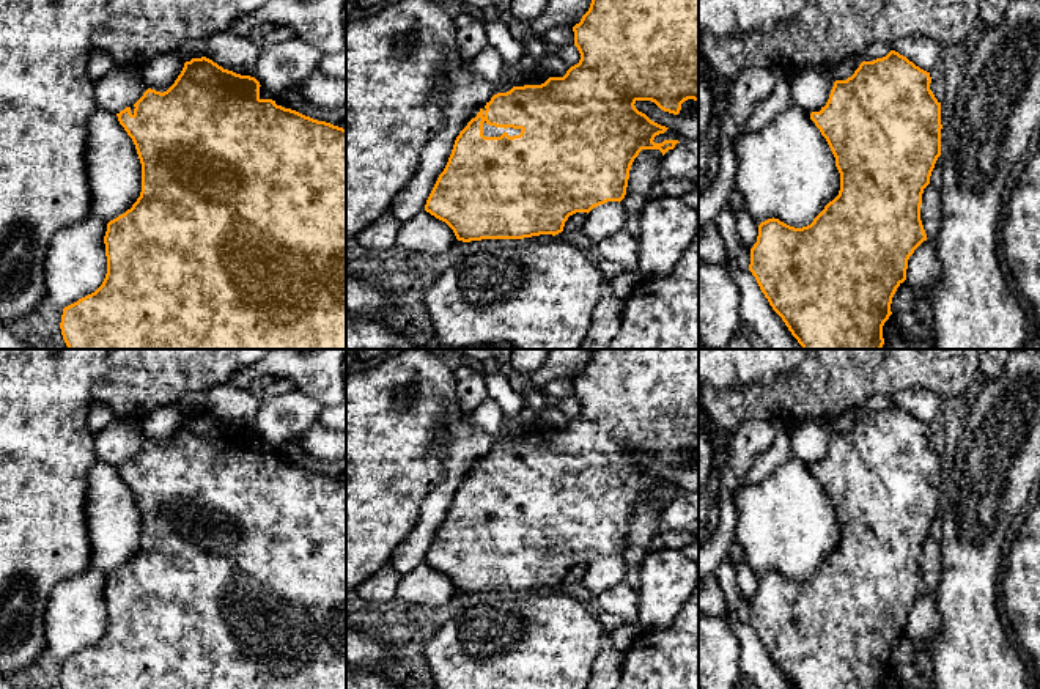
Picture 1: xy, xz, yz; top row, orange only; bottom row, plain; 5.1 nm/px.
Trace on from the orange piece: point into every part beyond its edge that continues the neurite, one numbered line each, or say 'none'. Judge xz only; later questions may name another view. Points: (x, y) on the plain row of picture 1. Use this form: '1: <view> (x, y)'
1: xz (488, 483)

